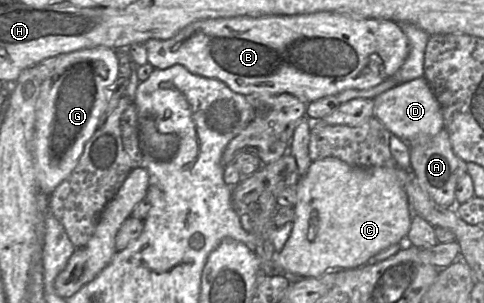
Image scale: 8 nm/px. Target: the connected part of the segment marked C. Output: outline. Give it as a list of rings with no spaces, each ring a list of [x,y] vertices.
[[[327,157],[311,163],[307,172],[302,175],[296,184],[297,203],[294,206],[295,217],[293,220],[293,229],[284,248],[278,254],[276,266],[283,270],[283,273],[293,273],[307,277],[319,277],[331,270],[352,269],[360,267],[372,260],[372,258],[388,248],[391,245],[400,243],[403,239],[407,239],[407,235],[411,226],[413,211],[410,207],[408,195],[405,190],[405,184],[408,178],[408,171],[398,166],[396,167],[354,167],[346,162],[336,158]]]

